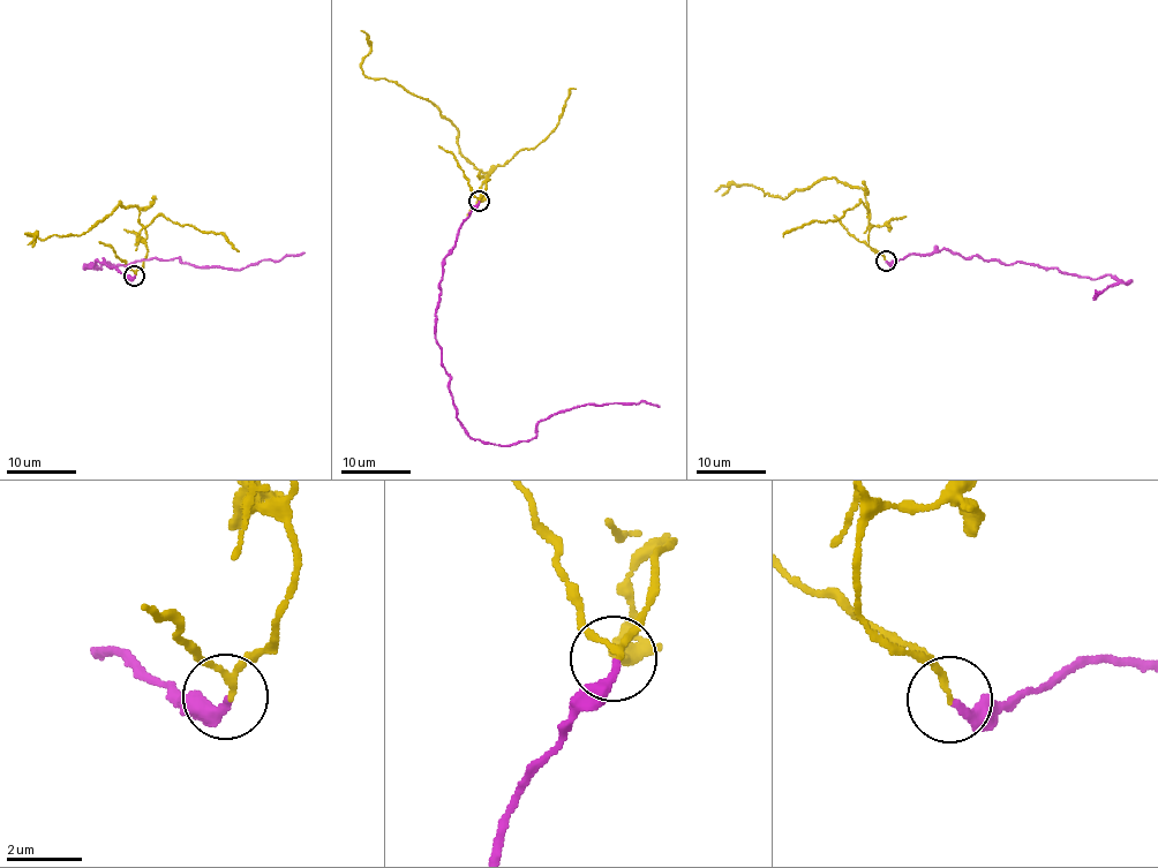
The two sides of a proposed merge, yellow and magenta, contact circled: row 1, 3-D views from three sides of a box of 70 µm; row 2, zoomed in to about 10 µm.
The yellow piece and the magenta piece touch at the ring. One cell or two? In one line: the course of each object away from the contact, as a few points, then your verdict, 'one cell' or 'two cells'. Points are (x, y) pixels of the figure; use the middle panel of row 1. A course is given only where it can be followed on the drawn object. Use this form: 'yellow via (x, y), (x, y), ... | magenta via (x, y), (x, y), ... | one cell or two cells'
yellow via (479, 201), (489, 180), (465, 157), (456, 127), (422, 98), (367, 77), (362, 61), (370, 40), (360, 30) | magenta via (479, 201), (444, 258), (436, 307), (460, 427), (516, 444), (540, 421), (587, 404), (659, 406) | two cells

